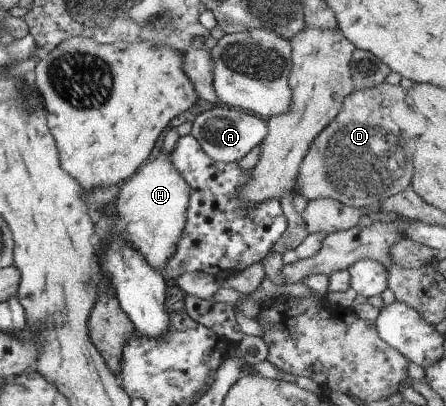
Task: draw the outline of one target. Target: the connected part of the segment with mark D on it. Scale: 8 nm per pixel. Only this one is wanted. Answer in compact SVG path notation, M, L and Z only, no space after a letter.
M379 83L374 87L354 90L341 102L340 111L322 131L312 140L308 151L304 154L295 183L299 183L298 193L308 200L331 197L341 204L359 209L376 205L381 199L401 192L409 186L412 175L411 145L404 142L398 132L394 119L388 116L390 107L405 96L405 90L398 84Z

